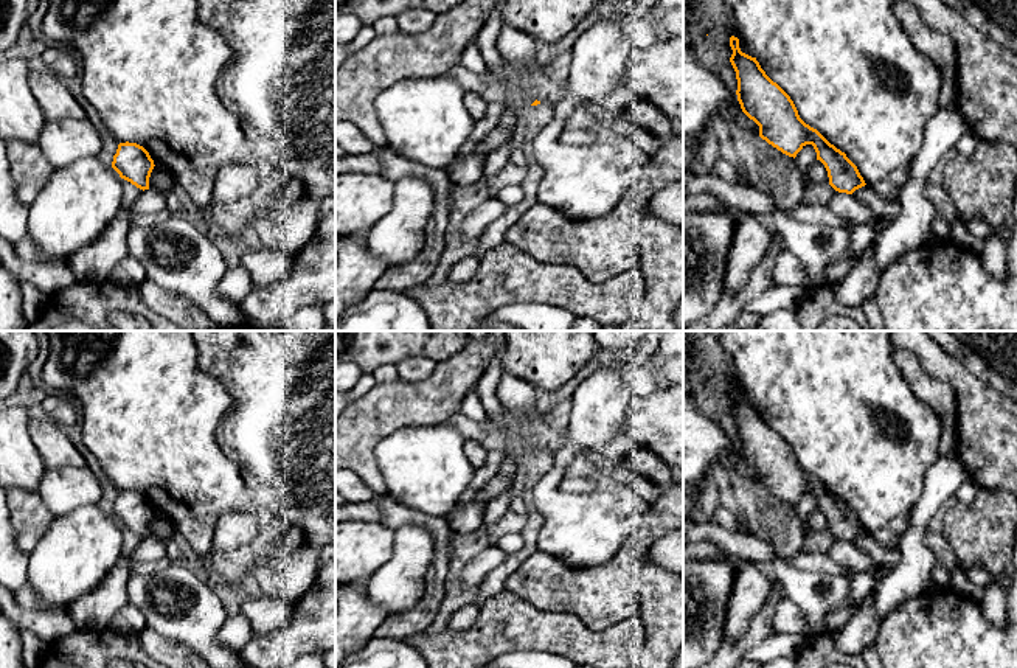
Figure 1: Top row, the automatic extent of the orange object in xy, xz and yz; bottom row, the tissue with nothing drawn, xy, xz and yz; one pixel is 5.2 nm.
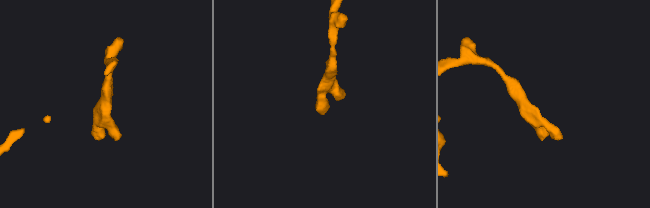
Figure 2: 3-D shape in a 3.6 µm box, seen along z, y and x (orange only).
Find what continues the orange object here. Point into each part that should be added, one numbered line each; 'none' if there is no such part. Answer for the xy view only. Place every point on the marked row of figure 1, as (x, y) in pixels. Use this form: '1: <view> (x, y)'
none

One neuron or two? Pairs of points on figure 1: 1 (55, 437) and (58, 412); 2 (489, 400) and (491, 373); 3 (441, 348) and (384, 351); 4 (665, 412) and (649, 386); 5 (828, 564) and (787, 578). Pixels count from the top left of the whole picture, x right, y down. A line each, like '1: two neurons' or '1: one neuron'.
1: two neurons
2: one neuron
3: one neuron
4: two neurons
5: two neurons

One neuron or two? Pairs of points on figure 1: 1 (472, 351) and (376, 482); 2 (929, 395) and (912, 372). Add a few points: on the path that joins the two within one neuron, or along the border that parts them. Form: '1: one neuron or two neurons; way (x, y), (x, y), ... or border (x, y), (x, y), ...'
1: one neuron; way (438, 389), (424, 403), (402, 404), (367, 445)
2: one neuron; way (927, 389), (916, 378)

